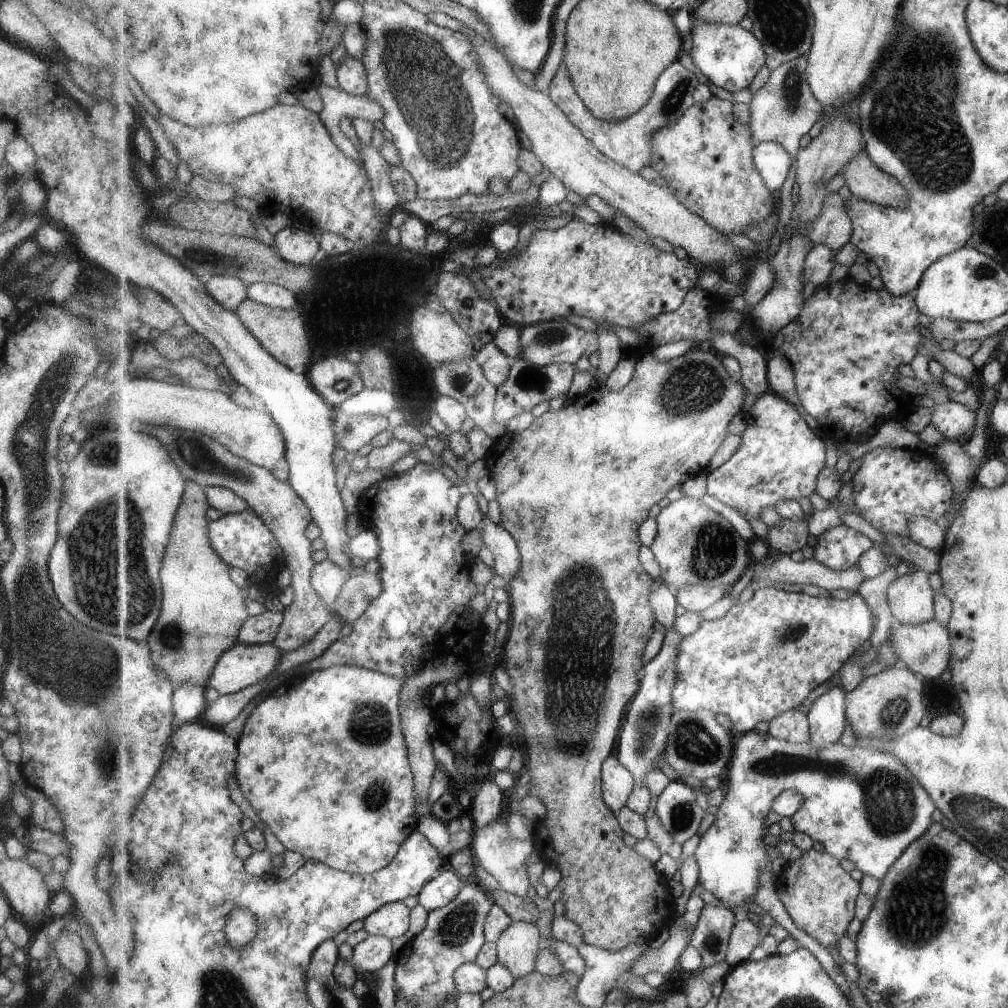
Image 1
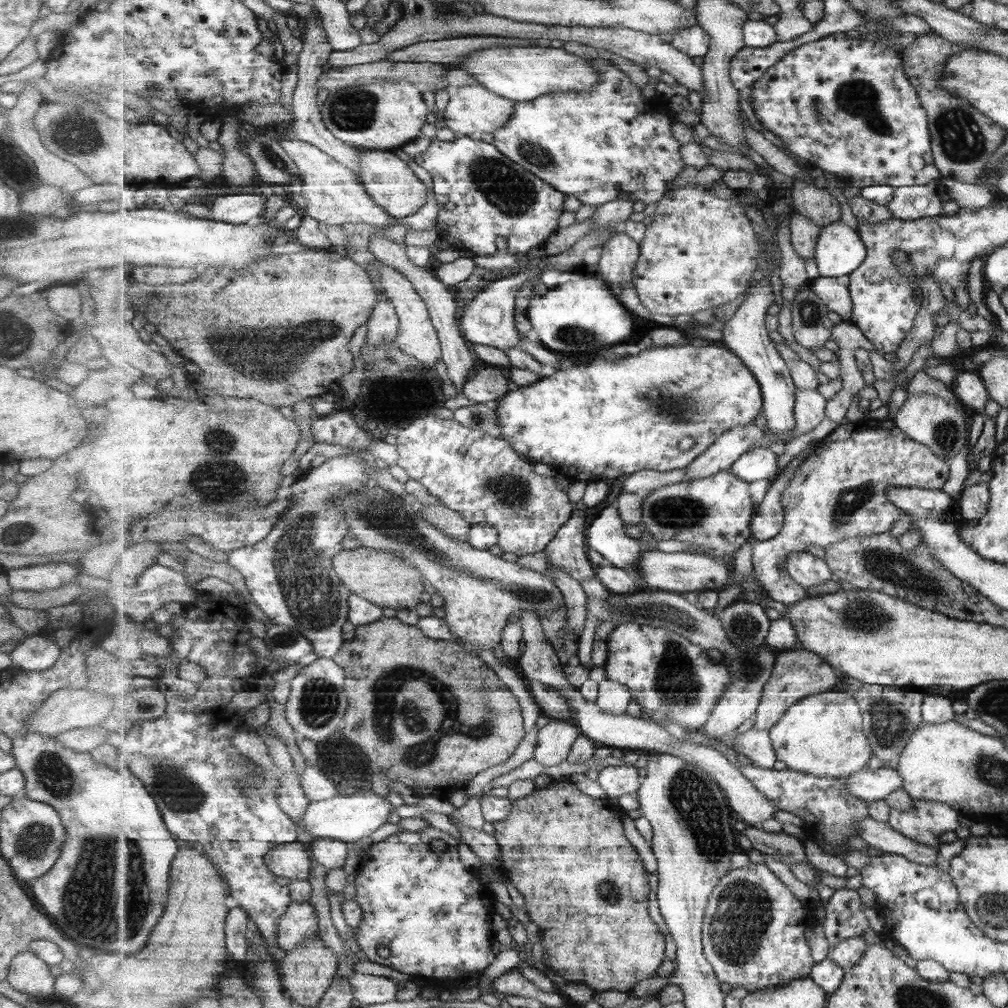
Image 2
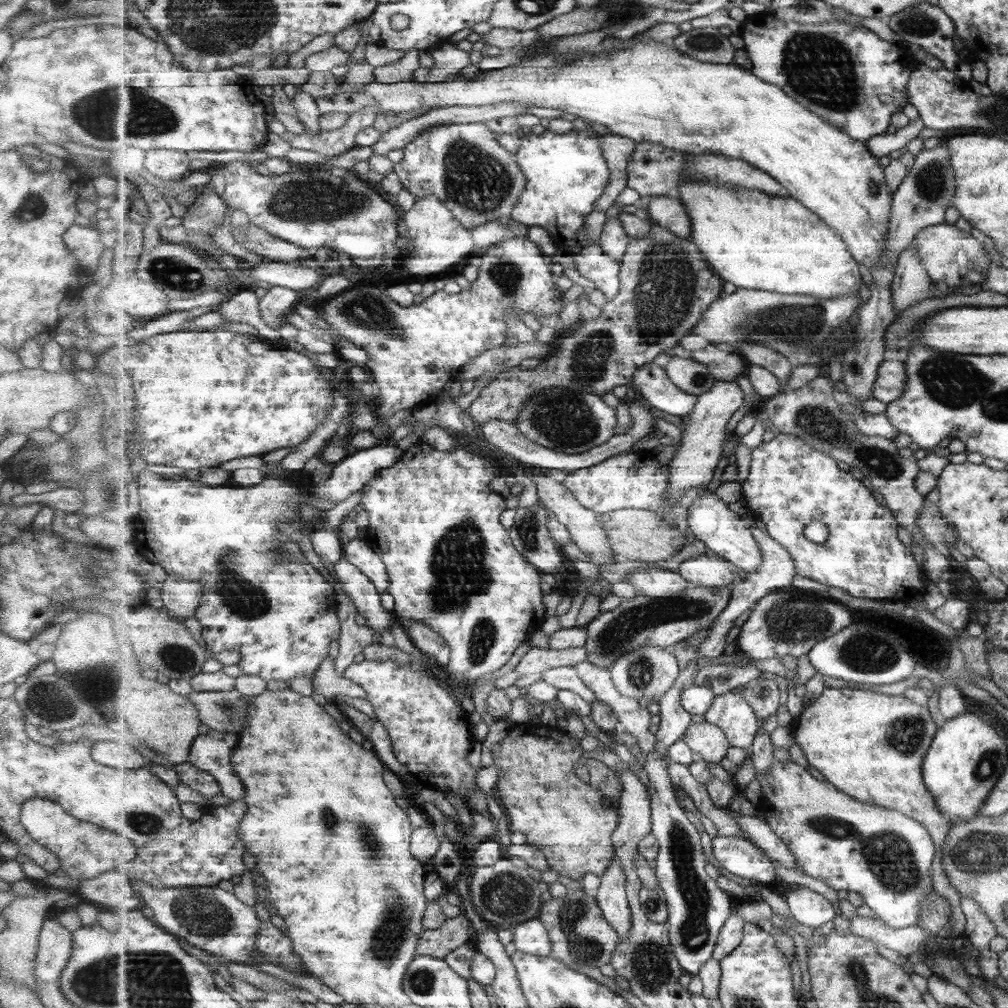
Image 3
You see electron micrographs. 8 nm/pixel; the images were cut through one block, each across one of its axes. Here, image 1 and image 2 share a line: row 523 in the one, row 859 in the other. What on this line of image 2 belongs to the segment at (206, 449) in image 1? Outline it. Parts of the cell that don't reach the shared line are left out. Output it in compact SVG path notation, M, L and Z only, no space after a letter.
M298 840L275 847L268 853L266 864L278 878L287 880L308 880L313 867L309 851Z

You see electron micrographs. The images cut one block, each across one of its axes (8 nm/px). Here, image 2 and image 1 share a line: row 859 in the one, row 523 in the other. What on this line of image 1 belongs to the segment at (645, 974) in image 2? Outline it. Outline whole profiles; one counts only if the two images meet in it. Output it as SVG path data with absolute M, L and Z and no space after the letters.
M698 346L690 348L685 354L669 360L657 361L653 357L652 350L639 355L636 359L635 370L631 382L618 391L608 388L595 388L585 395L579 395L566 400L558 409L550 409L535 417L533 423L519 433L508 433L494 441L489 454L486 456L487 468L490 476L497 484L498 495L496 502L500 506L500 524L517 540L523 564L510 581L509 601L512 603L511 627L502 646L503 663L505 673L508 674L513 684L511 702L509 695L505 696L508 707L523 730L525 744L527 744L526 764L530 769L531 792L530 796L537 796L546 807L547 815L534 830L535 846L541 852L539 855L546 864L558 866L561 872L560 884L563 884L564 915L569 920L577 922L585 934L585 943L605 948L605 950L623 950L625 946L631 946L635 942L649 942L659 930L669 928L675 921L673 917L677 900L671 892L670 886L663 882L661 874L655 870L655 863L649 858L641 856L633 847L625 844L625 831L616 817L616 813L607 806L603 800L602 768L603 763L609 756L615 754L614 749L618 744L618 736L626 717L627 709L635 695L642 688L643 651L647 641L653 636L653 624L658 621L655 608L651 606L651 590L654 589L655 579L643 570L639 562L639 550L642 542L638 530L643 522L649 518L649 510L659 504L663 498L667 498L669 492L675 486L681 486L689 478L706 471L709 460L715 456L719 446L729 436L729 424L731 420L742 413L747 398L746 387L742 382L733 380L722 356L713 350L703 352Z

